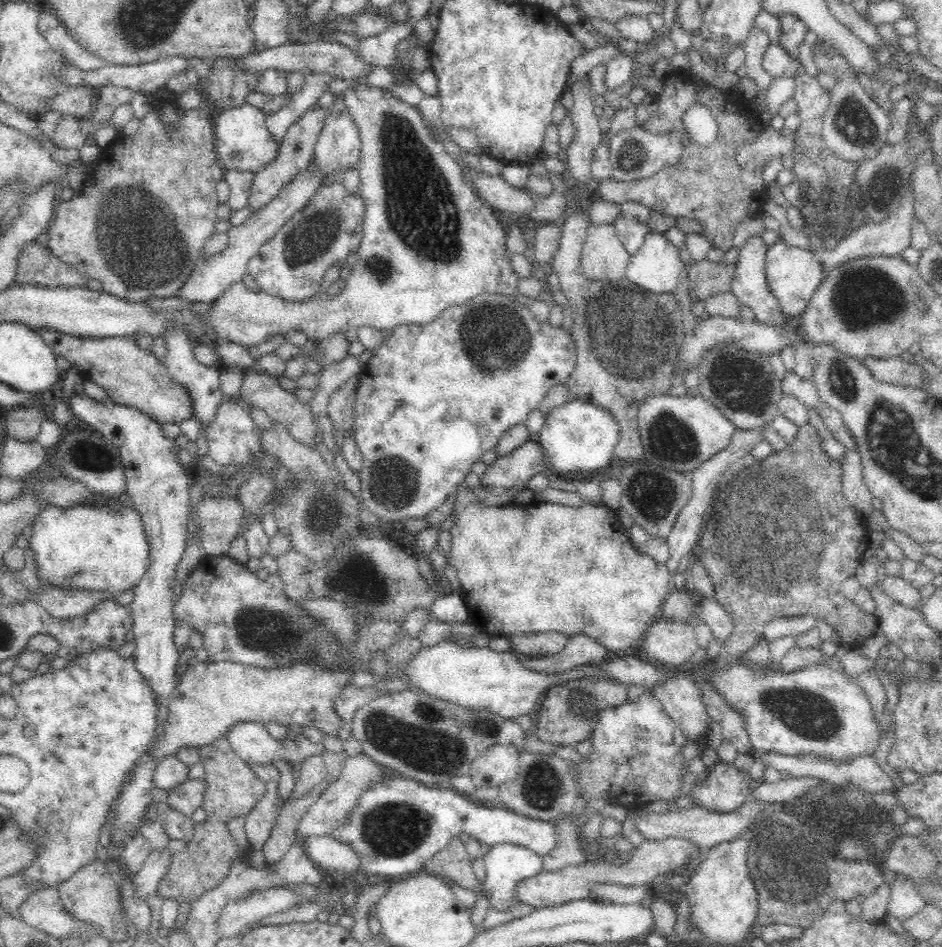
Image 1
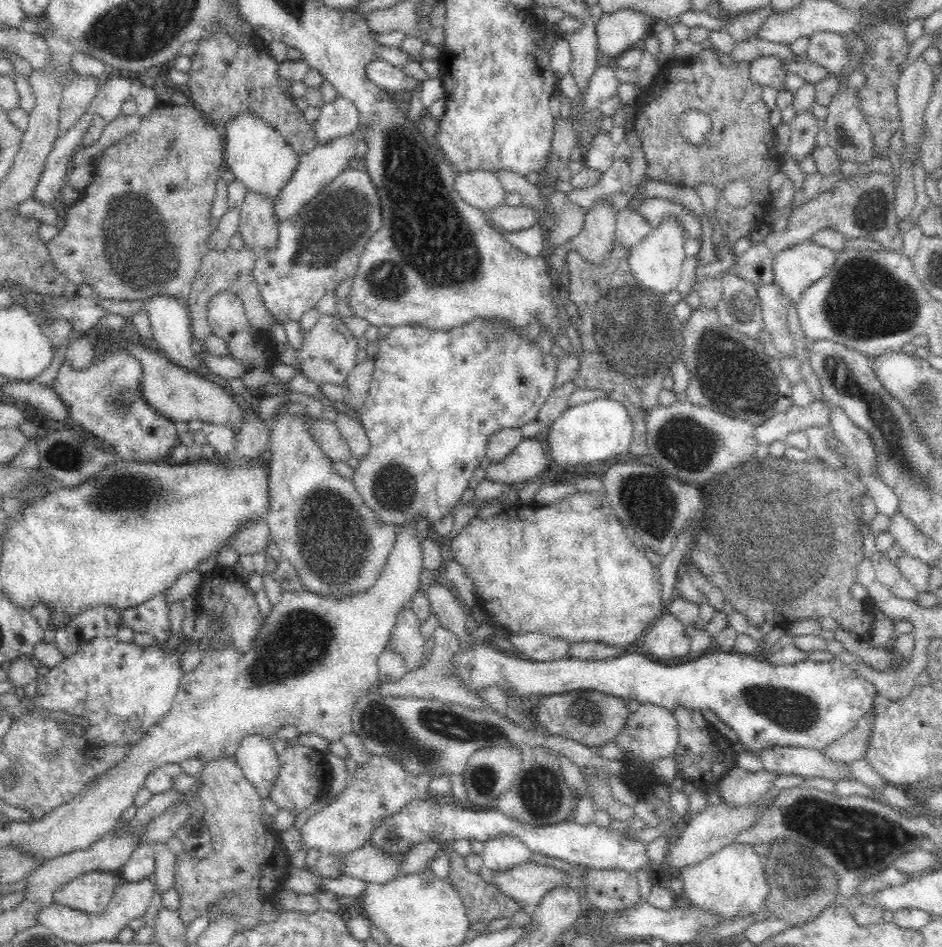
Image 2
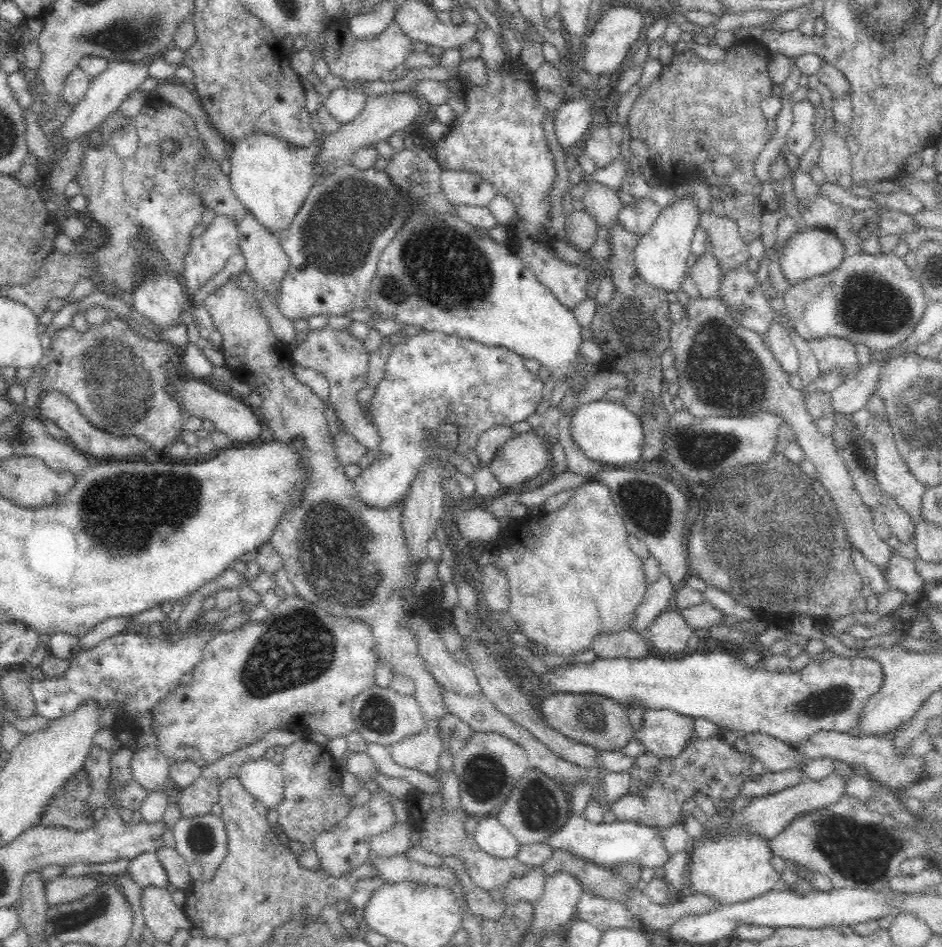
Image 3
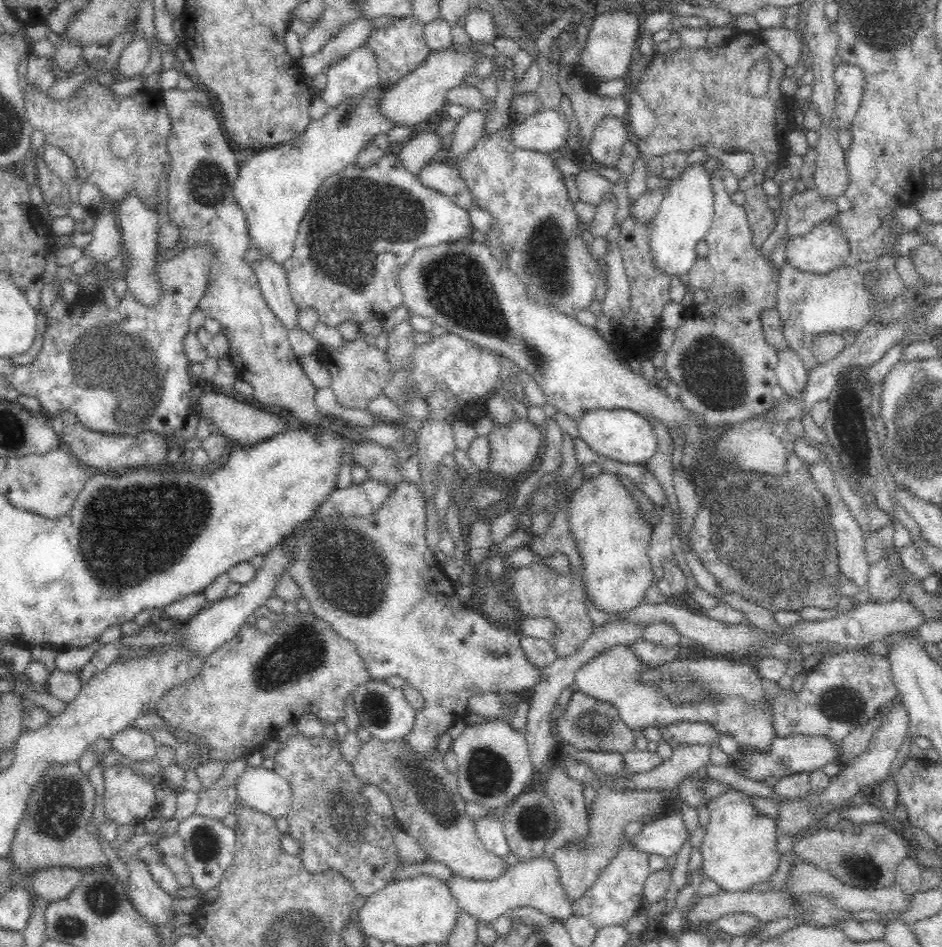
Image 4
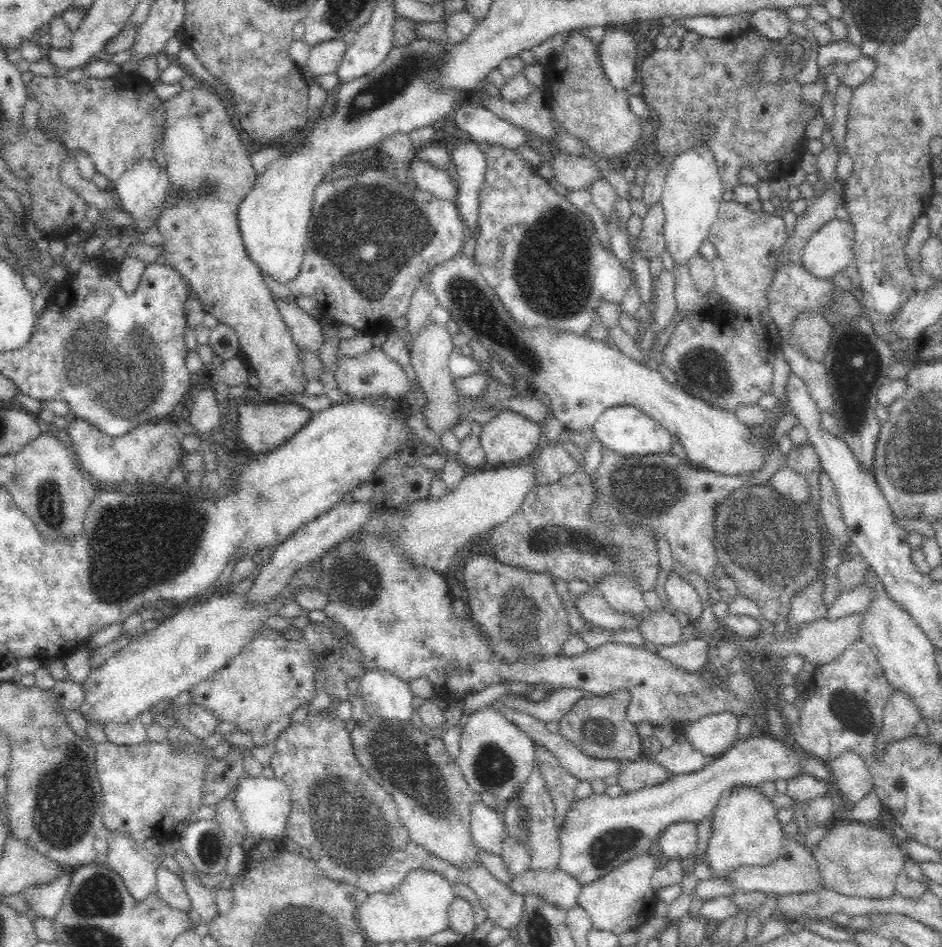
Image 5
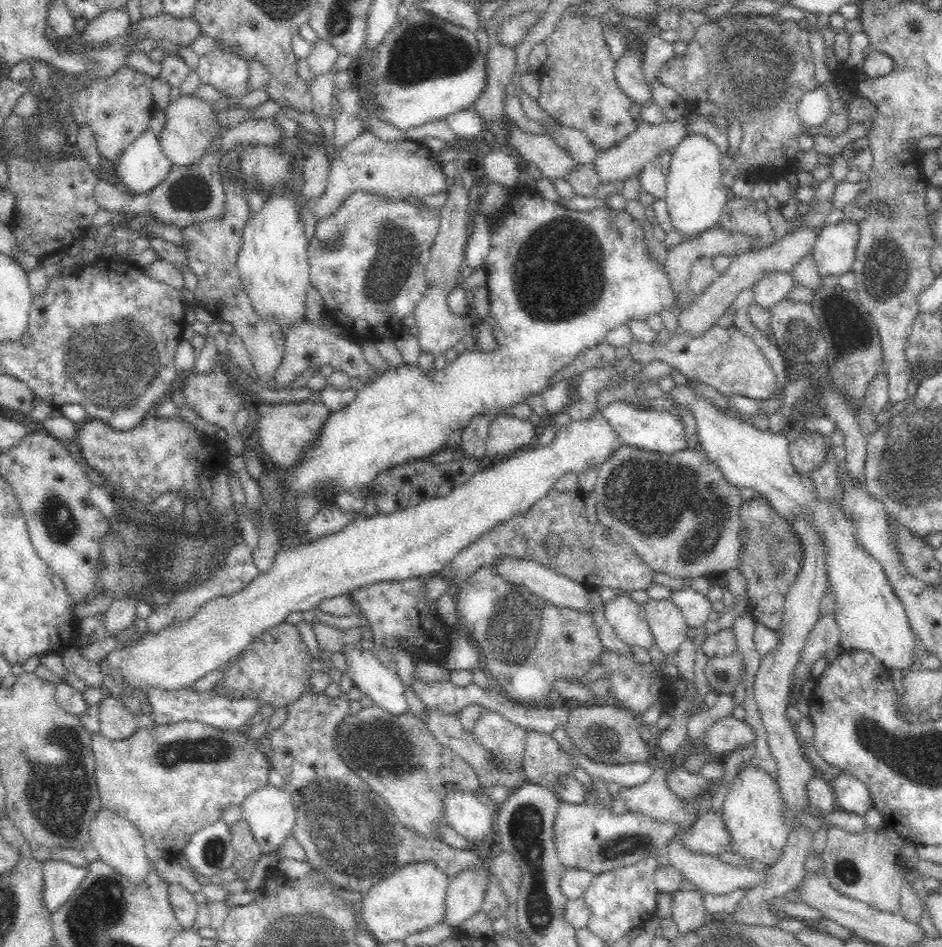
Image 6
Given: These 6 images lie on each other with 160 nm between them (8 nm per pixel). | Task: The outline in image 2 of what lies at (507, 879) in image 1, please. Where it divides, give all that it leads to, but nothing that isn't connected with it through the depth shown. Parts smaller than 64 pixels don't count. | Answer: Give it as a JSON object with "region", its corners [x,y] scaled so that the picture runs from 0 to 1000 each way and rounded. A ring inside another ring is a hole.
{"region":[[[527,883],[514,889],[514,897],[510,902],[513,916],[531,924],[544,920],[553,913],[566,911],[565,899],[551,885],[545,883]]]}

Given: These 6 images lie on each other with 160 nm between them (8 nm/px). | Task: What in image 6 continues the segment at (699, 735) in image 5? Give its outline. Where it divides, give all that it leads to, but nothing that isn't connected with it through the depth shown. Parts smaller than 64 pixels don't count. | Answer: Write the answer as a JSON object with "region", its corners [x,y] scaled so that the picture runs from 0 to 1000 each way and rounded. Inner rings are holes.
{"region":[[[777,753],[752,765],[745,779],[745,788],[755,798],[776,795],[800,786],[800,770],[791,761],[781,759]]]}

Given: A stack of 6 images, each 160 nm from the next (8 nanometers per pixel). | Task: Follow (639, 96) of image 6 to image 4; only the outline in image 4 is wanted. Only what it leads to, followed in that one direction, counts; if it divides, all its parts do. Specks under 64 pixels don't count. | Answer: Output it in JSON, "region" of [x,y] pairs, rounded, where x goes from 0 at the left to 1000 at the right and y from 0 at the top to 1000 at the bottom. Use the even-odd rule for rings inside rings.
{"region":[[[665,11],[636,15],[625,30],[622,46],[617,50],[616,65],[613,65],[615,74],[636,86],[663,82],[671,56],[679,45],[682,22],[683,20],[677,19],[674,14],[665,13]]]}

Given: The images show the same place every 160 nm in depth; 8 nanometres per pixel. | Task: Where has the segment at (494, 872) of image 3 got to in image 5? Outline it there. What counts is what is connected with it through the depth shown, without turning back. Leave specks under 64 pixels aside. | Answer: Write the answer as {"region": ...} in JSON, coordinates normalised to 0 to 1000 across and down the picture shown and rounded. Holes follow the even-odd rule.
{"region":[[[391,758],[386,767],[377,766],[372,777],[382,809],[417,843],[421,865],[431,872],[433,883],[439,891],[486,918],[513,914],[510,899],[499,878],[499,851],[510,846],[512,841],[498,831],[488,808],[476,797],[469,779],[446,772],[436,762],[408,761],[402,758]]]}

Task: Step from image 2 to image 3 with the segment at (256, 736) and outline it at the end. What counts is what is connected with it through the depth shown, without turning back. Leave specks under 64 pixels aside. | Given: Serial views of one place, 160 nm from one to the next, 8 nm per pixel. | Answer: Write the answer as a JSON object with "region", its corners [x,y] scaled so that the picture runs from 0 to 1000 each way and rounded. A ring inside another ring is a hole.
{"region":[[[285,800],[261,801],[253,815],[257,830],[285,855],[299,845],[303,826],[295,806]]]}

